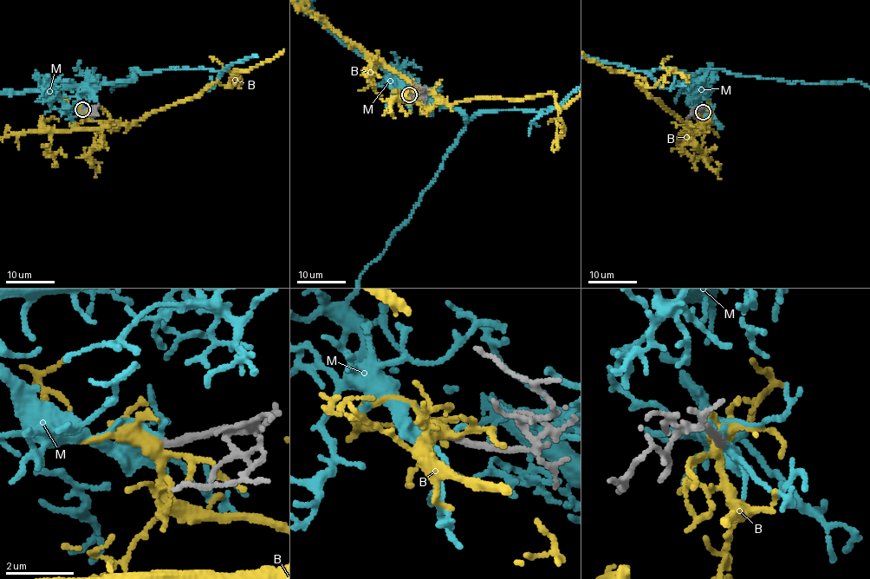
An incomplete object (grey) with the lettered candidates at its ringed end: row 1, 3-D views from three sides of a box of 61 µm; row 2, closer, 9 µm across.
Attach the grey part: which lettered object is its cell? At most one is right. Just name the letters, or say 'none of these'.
M

